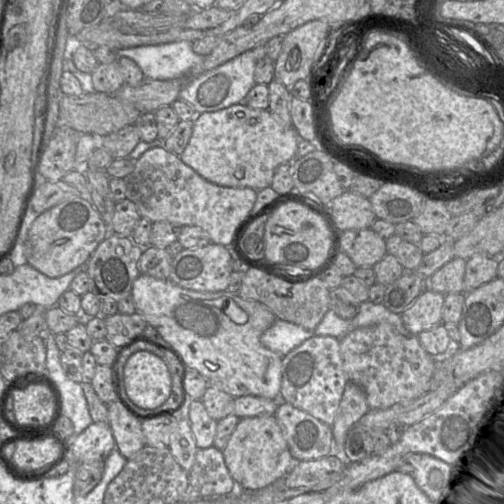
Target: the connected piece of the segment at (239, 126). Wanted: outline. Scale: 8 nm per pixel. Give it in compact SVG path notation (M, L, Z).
M238 103L222 110L199 113L193 122L191 138L179 157L205 180L219 186L259 191L271 186L275 171L280 165L291 163L297 156L300 138L296 130L268 109L253 109L244 103Z

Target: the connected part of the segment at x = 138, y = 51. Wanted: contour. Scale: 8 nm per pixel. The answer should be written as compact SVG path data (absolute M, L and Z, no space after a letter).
M178 41L155 45L142 45L120 49L119 57L133 60L142 70L145 79L171 80L179 78L198 63L204 56L196 54L192 42Z

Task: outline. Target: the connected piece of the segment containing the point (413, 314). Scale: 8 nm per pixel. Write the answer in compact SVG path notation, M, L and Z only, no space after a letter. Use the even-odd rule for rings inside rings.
M427 288L402 314L402 321L412 335L432 329L442 322L445 295Z

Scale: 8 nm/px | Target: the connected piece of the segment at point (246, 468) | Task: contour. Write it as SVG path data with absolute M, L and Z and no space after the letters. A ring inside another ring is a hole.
M275 416L240 419L222 453L231 477L245 491L264 489L282 480L295 463Z

